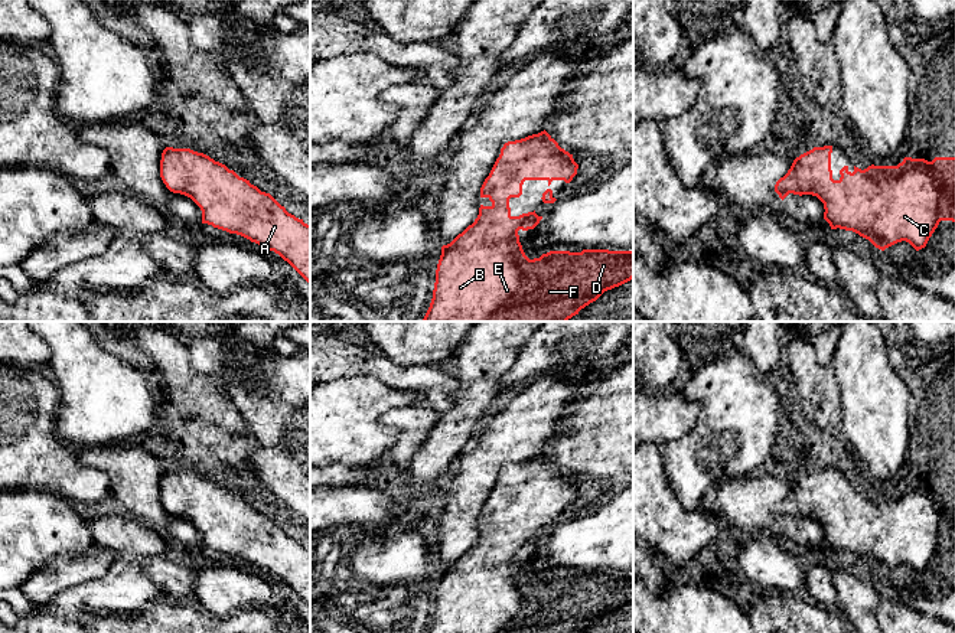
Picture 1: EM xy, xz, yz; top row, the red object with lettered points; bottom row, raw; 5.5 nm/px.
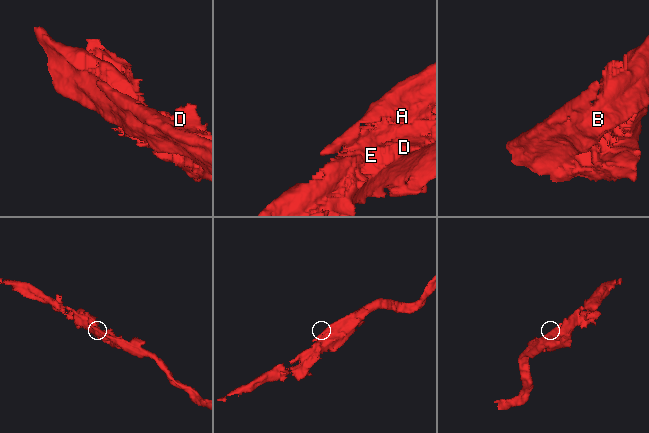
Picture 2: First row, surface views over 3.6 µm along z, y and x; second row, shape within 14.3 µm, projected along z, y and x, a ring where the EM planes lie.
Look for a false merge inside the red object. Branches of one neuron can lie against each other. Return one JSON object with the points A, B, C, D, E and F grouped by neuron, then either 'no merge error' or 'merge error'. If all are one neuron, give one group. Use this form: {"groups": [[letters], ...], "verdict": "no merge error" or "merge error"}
{"groups": [["A", "B", "C", "D", "E", "F"]], "verdict": "no merge error"}

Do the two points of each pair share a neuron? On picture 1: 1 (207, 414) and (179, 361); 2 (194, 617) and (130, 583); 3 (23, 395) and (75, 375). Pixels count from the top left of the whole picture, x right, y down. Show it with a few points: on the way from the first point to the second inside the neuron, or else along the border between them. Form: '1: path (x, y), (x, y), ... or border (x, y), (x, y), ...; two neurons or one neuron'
1: path (201, 401), (183, 384), (179, 374); one neuron
2: border (160, 596), (137, 612), (127, 613); two neurons
3: border (51, 378), (58, 387), (55, 417); two neurons

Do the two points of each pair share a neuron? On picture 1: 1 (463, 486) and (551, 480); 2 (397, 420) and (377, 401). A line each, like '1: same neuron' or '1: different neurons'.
1: same neuron
2: different neurons

